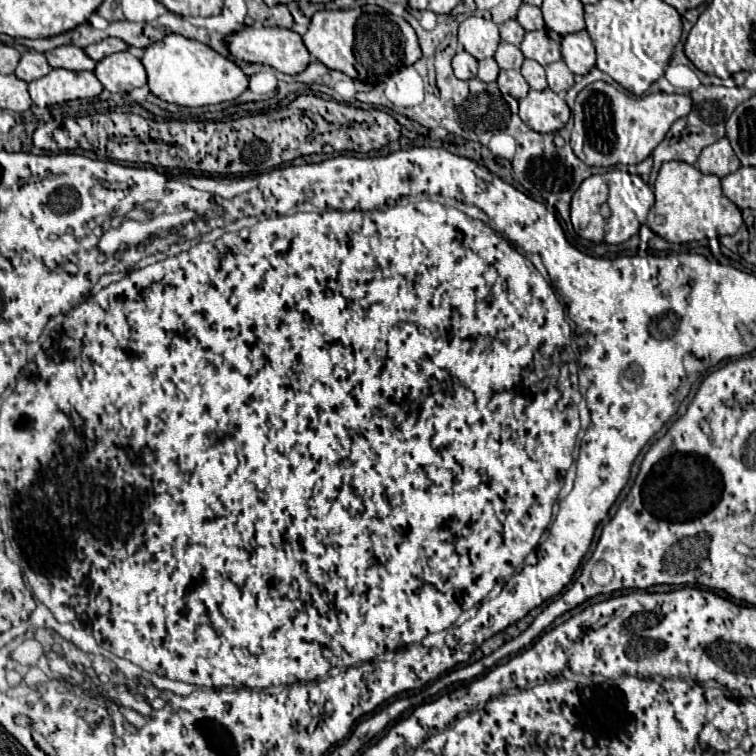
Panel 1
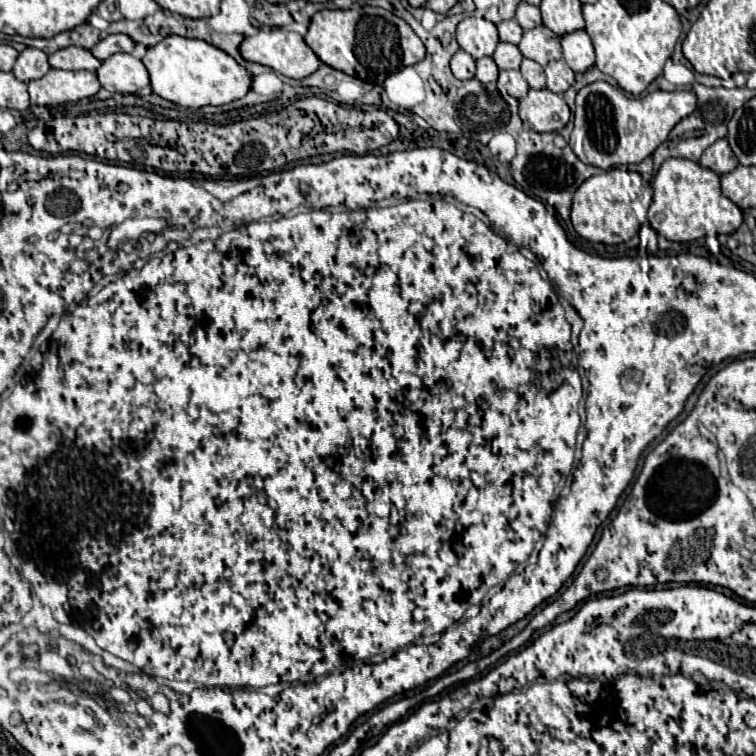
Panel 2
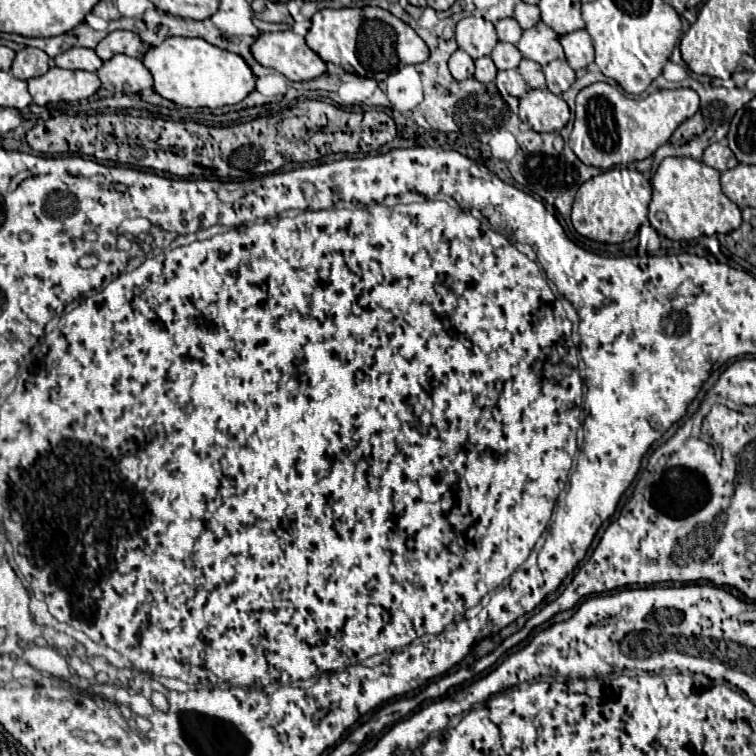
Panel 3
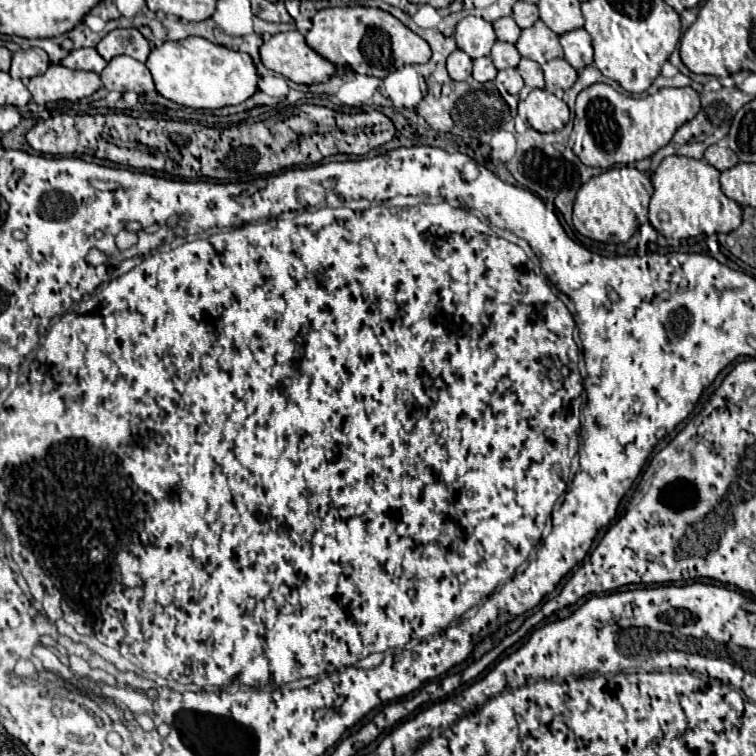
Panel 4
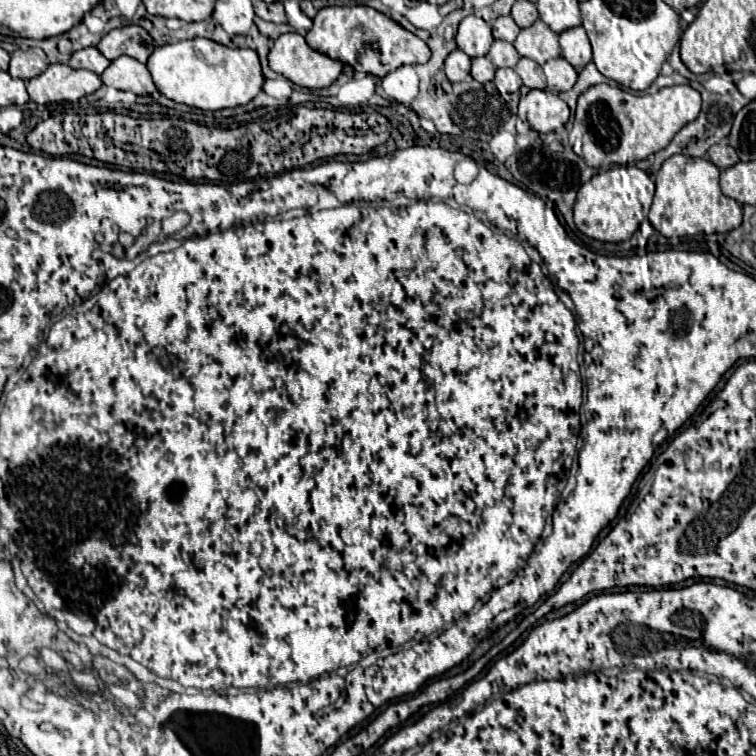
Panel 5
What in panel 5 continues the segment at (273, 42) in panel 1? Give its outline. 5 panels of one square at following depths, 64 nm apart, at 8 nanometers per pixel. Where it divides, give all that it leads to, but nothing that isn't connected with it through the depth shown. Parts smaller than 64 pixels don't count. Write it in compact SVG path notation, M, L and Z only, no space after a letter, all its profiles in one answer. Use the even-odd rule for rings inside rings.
M296 32L282 34L282 36L278 36L278 38L274 40L274 44L272 44L270 52L268 52L268 66L270 66L274 72L286 76L290 82L294 82L294 84L298 84L298 86L302 86L302 88L326 88L326 86L330 86L330 84L340 76L340 72L342 72L342 64L340 64L338 60L332 60L332 58L328 58L328 56L324 56L324 54L312 50L312 48L306 44L304 36L300 36L300 34L296 34Z

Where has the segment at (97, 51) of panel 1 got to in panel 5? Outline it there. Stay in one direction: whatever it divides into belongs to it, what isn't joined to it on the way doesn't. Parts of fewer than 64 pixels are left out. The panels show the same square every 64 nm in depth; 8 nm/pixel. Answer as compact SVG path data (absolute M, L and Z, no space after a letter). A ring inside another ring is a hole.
M130 24L130 26L122 26L122 28L116 28L116 30L110 30L108 34L104 34L96 48L108 60L114 60L114 58L126 54L144 64L154 50L154 40L144 28Z

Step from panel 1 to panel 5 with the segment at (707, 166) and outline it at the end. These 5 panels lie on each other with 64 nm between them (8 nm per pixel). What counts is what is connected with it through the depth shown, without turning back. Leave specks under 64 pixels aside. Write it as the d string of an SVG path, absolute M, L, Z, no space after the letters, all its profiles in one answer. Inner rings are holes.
M714 144L710 150L708 150L708 156L710 156L710 162L714 166L718 166L720 170L726 170L730 166L734 166L738 162L738 154L736 150L730 146L730 144Z

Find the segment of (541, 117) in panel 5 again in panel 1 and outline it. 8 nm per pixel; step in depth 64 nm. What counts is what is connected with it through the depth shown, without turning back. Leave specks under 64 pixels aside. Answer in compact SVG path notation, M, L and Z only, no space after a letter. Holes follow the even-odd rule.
M550 88L542 92L530 90L528 96L524 98L524 106L526 106L524 116L528 126L542 134L558 132L570 118L568 104Z

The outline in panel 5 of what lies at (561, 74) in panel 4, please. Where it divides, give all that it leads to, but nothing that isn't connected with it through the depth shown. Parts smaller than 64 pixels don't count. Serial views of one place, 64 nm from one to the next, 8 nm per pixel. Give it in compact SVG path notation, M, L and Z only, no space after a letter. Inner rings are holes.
M560 56L554 60L548 60L544 64L544 74L546 82L552 88L552 92L566 92L576 84L578 72Z

